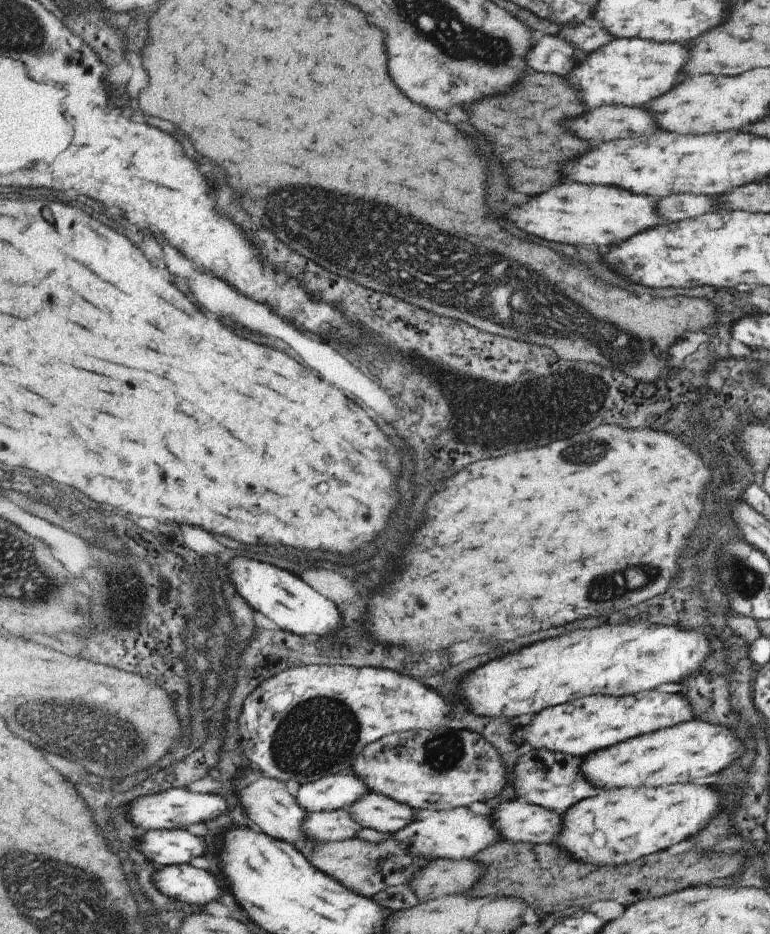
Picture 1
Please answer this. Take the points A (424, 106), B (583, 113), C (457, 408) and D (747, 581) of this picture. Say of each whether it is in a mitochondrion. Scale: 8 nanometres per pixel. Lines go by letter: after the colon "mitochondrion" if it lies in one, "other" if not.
A: other
B: other
C: mitochondrion
D: mitochondrion

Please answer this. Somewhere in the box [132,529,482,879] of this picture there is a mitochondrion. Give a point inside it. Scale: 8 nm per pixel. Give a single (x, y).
(313, 737)

